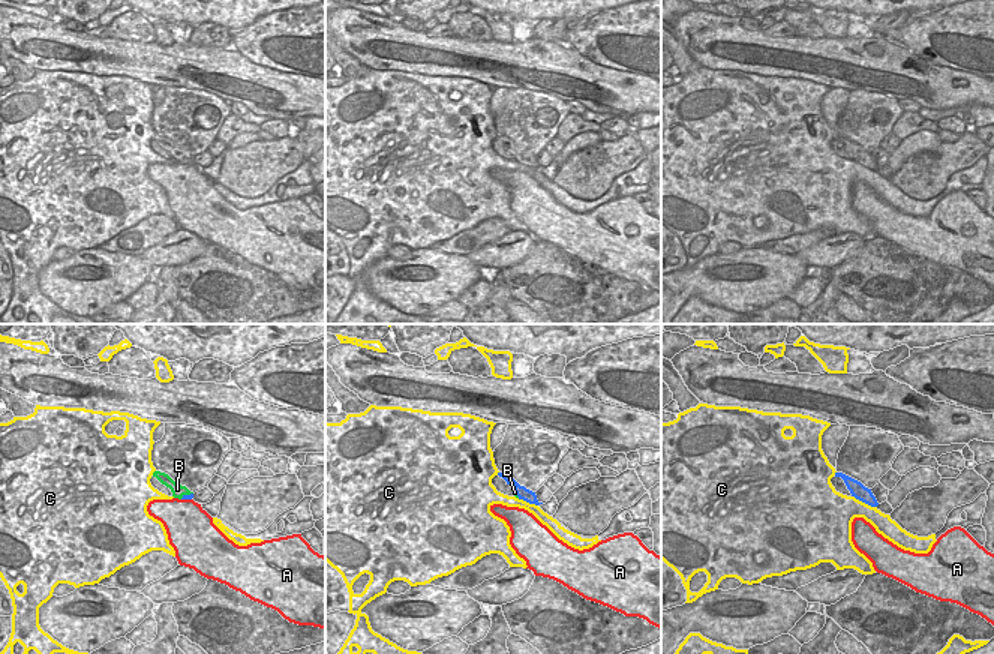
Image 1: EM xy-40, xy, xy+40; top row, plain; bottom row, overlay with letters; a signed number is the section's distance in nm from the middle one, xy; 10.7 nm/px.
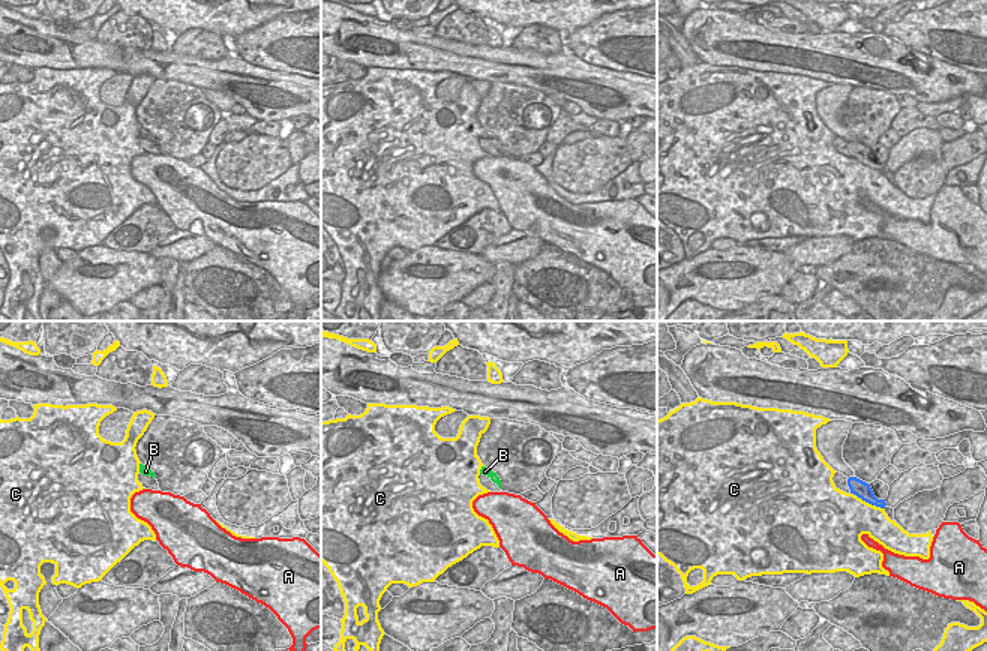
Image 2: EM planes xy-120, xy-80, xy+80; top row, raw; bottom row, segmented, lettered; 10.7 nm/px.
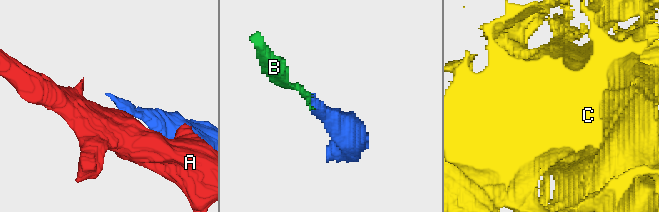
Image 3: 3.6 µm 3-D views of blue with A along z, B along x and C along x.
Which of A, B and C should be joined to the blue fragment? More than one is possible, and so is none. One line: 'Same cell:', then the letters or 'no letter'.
Same cell: B

